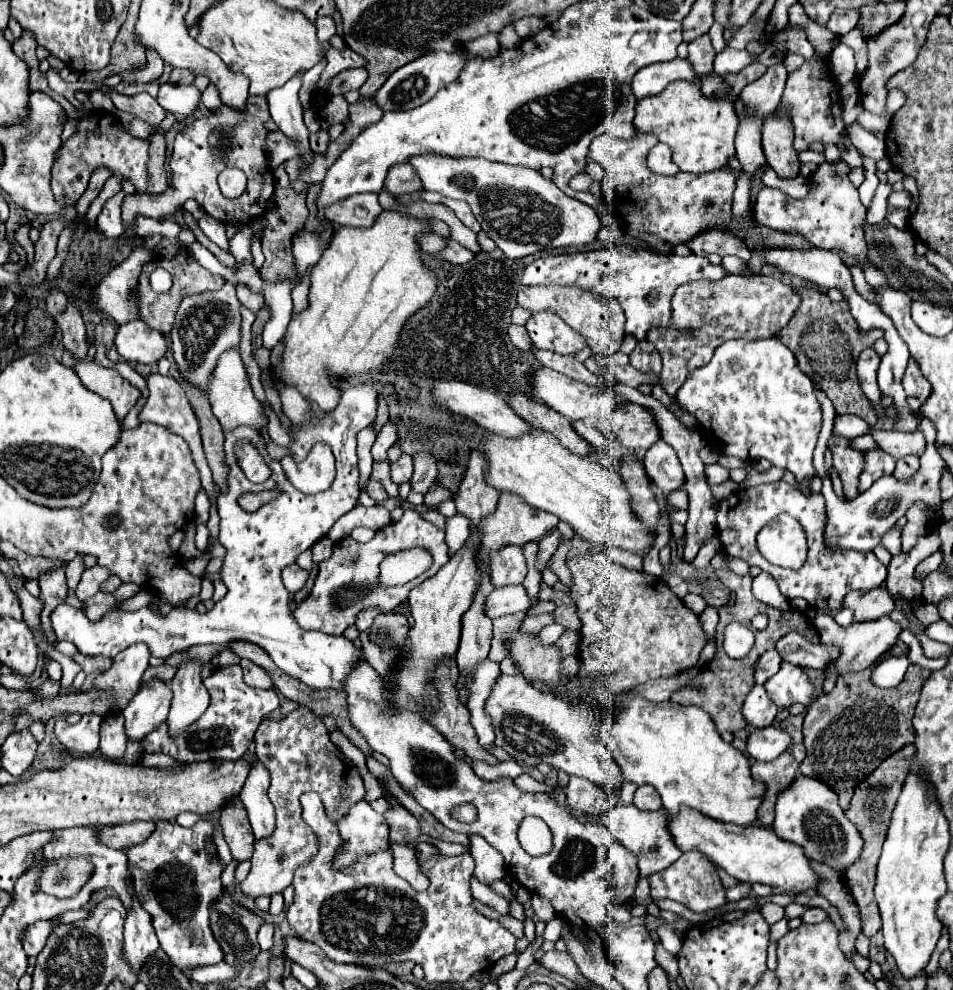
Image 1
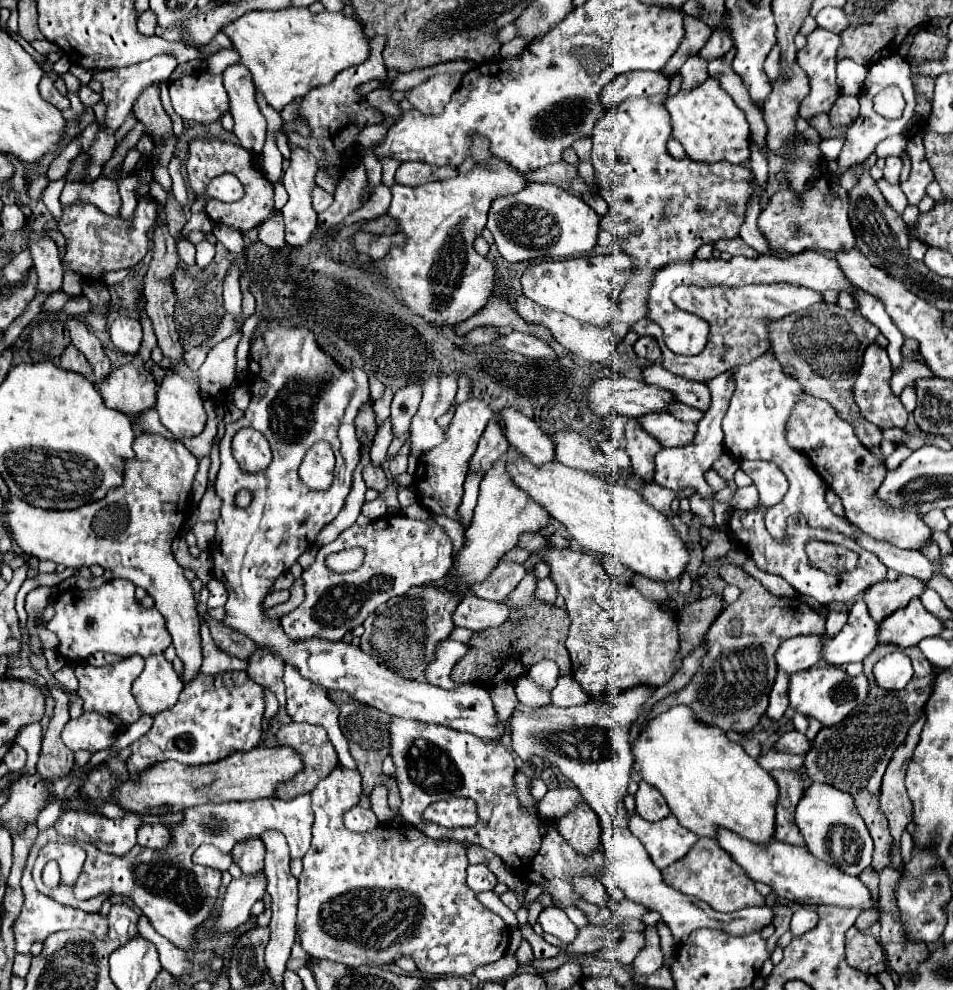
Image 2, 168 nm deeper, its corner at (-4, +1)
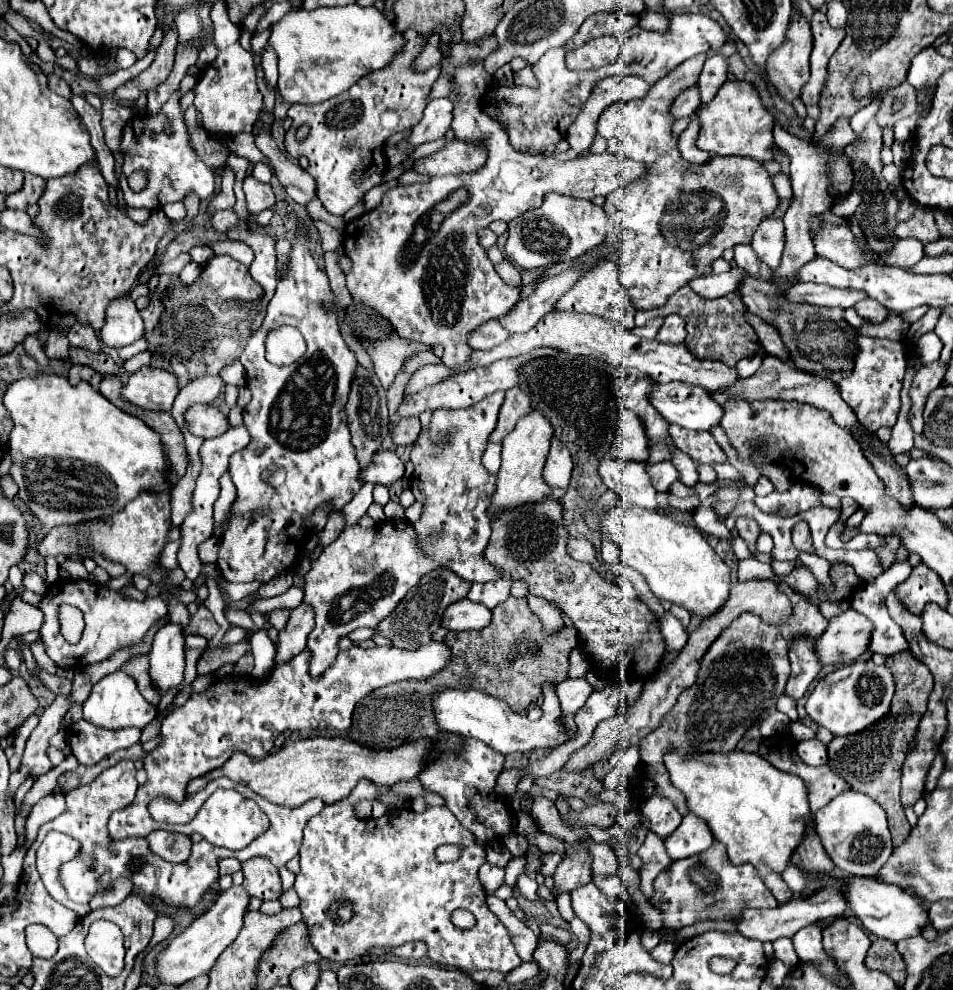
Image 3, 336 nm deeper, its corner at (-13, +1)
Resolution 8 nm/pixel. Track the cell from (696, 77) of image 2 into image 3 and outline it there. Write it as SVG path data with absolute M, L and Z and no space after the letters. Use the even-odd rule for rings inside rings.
M691 86L683 94L679 94L671 104L671 120L691 116L697 106L699 106L699 92L697 92L697 86Z

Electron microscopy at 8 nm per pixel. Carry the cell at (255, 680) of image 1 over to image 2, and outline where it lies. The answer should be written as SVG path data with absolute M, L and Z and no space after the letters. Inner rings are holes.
M258 648L250 660L248 660L248 668L246 674L260 686L272 690L280 702L280 706L286 704L286 696L284 696L284 684L282 684L282 672L284 672L284 662L270 654L270 650L266 648Z

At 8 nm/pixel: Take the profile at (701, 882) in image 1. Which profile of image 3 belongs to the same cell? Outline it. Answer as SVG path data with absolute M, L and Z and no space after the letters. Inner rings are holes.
M713 842L711 848L707 848L705 852L697 854L697 856L691 856L691 858L683 858L683 860L675 860L671 862L653 882L653 896L651 896L651 902L667 914L667 918L671 922L663 922L663 928L669 928L669 930L681 930L685 926L691 926L695 922L701 922L701 920L739 920L741 918L741 912L745 908L775 908L779 906L775 896L765 888L761 876L757 874L755 866L753 864L741 864L741 866L735 866L729 862L727 858L727 850L723 848L723 844L719 842Z

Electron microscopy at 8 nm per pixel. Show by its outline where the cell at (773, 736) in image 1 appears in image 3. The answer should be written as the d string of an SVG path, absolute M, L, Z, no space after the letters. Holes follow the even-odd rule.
M801 740L797 744L797 754L805 764L811 764L811 766L827 764L827 746L819 740Z

